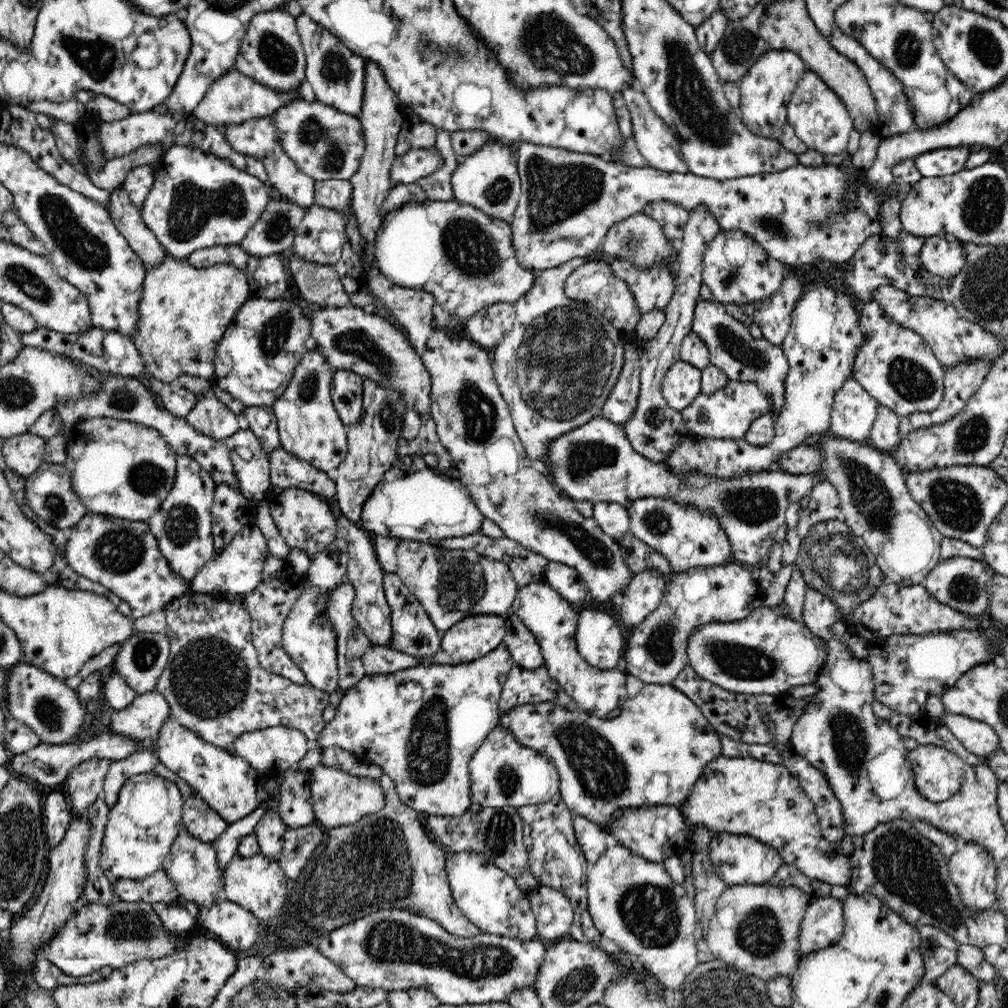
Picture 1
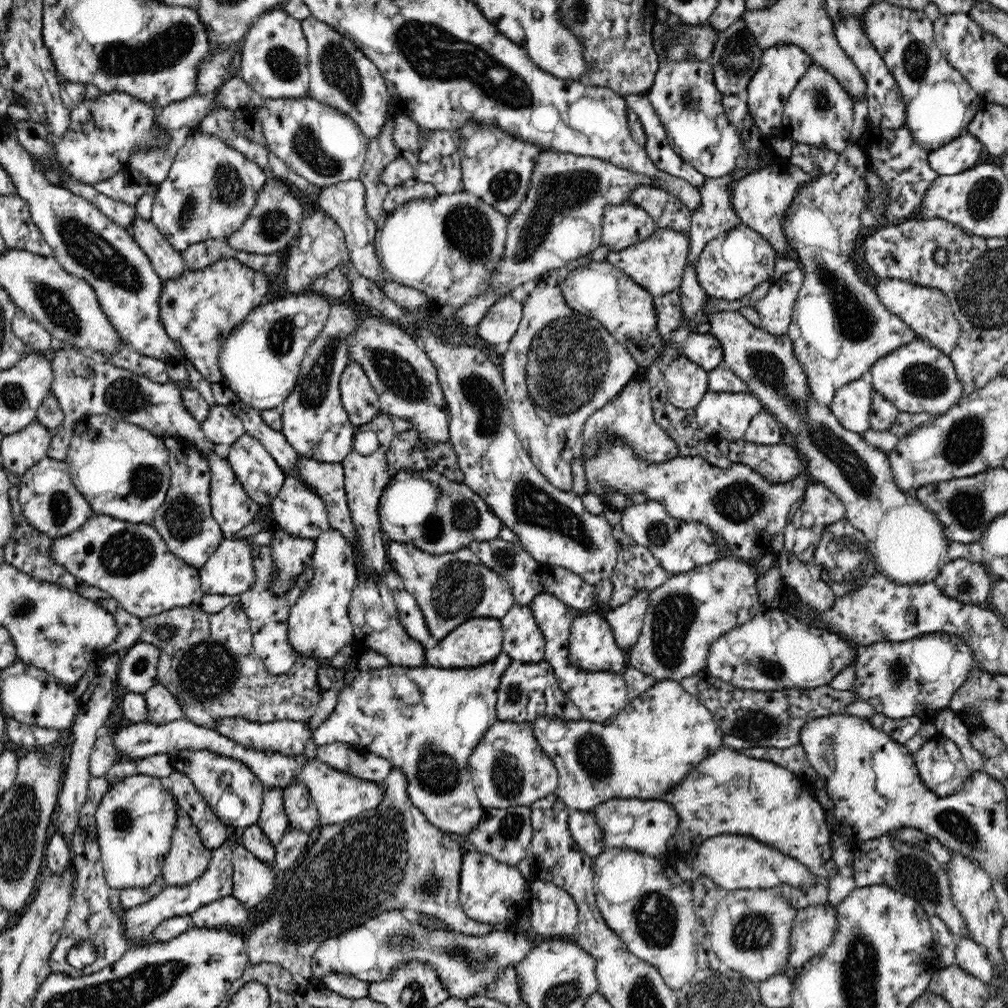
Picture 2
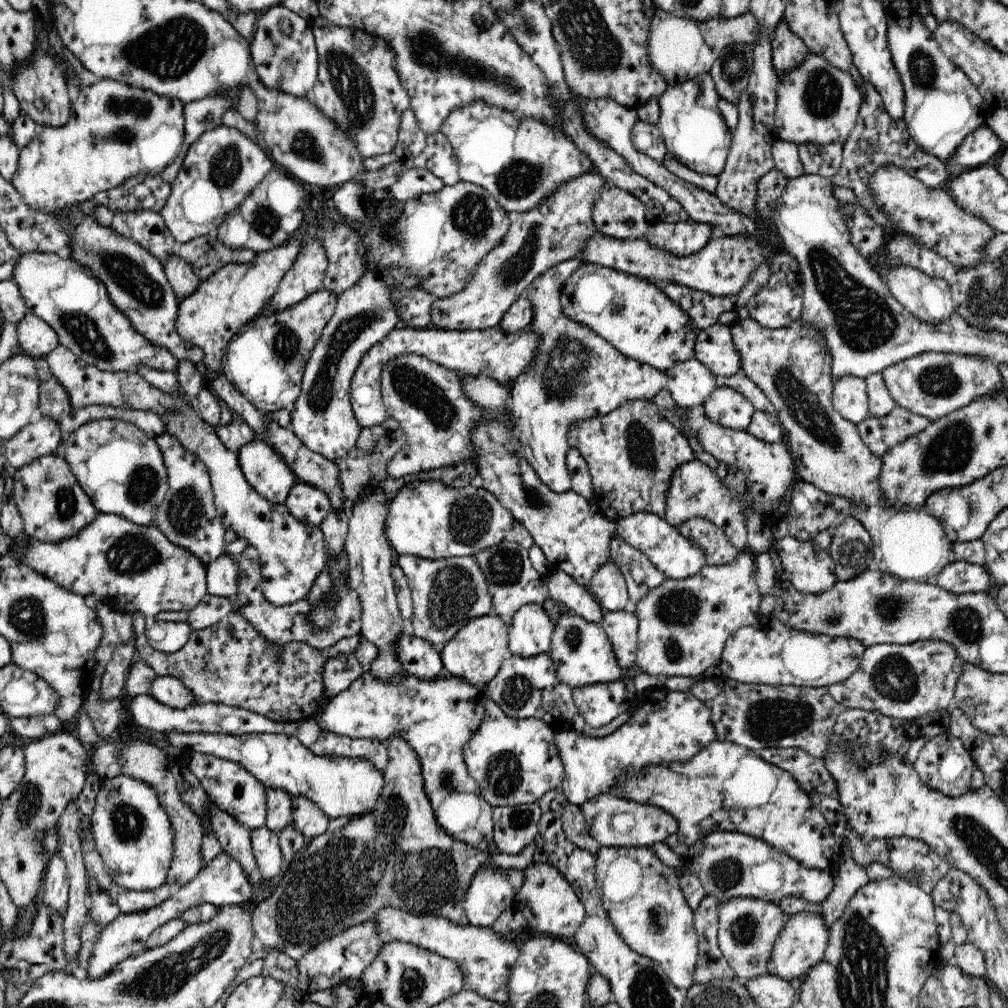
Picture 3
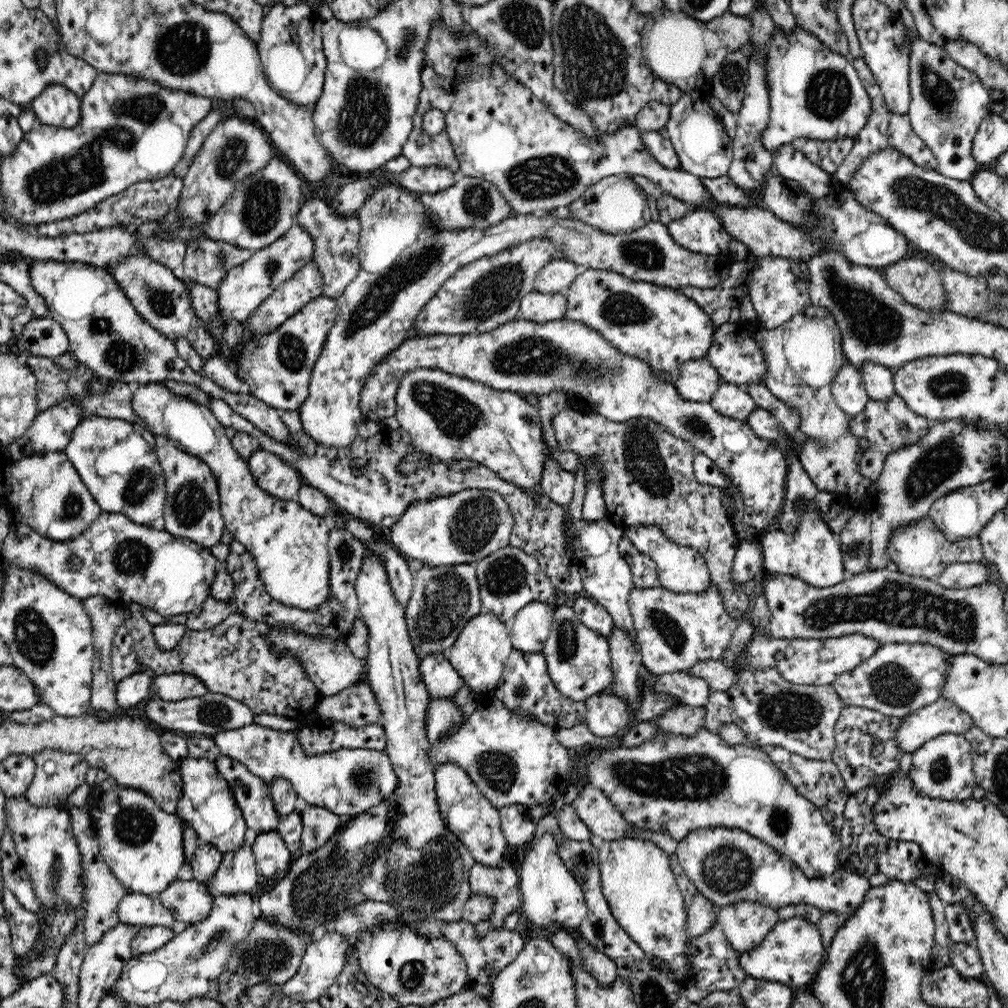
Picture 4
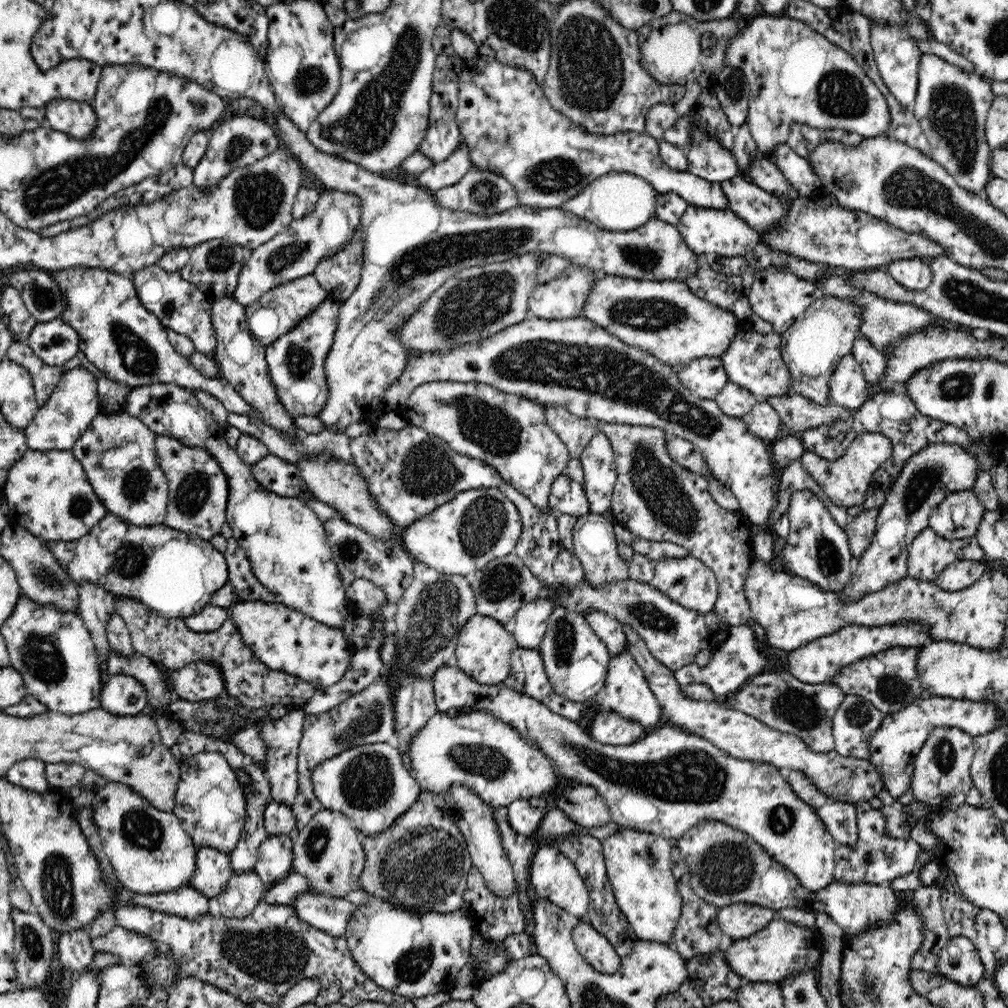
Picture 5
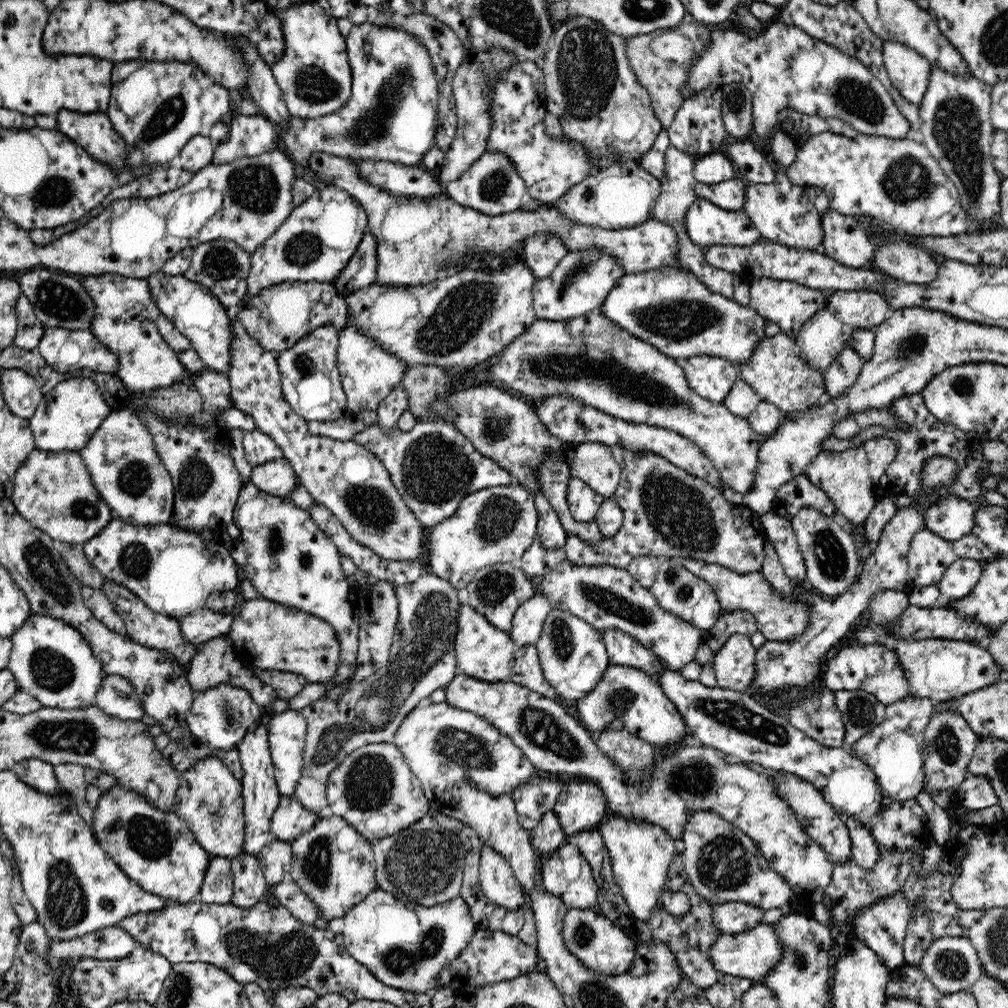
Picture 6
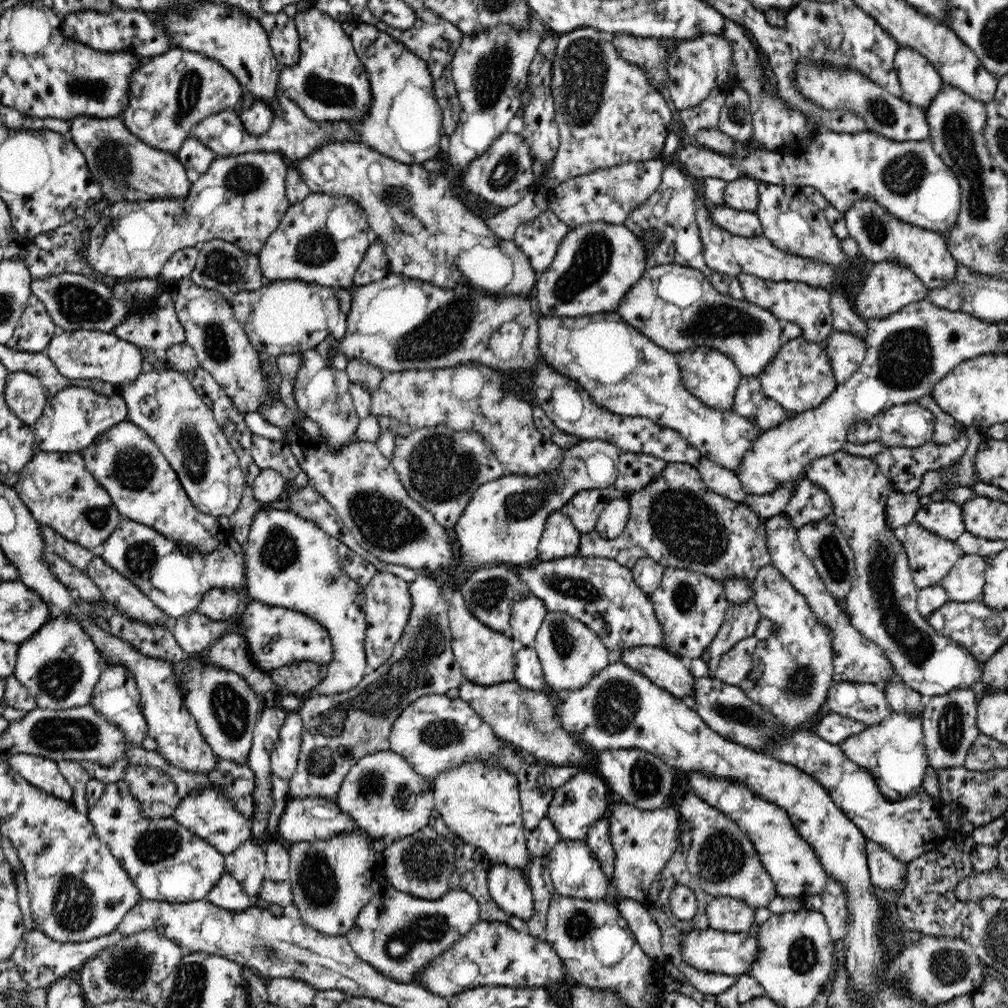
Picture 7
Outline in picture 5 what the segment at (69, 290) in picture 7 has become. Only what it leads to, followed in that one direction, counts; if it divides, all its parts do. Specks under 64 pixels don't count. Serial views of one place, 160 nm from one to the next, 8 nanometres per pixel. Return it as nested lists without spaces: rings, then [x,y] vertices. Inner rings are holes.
[[[22,268],[12,272],[8,280],[20,291],[26,308],[37,322],[58,319],[65,311],[64,295],[48,272]]]

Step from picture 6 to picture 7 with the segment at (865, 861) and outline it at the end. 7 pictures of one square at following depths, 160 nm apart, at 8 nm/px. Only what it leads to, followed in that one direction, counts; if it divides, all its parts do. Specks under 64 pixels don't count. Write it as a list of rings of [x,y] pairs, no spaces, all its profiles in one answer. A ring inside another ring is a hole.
[[[866,838],[866,857],[871,884],[890,891],[902,891],[906,887],[907,868],[876,841]]]

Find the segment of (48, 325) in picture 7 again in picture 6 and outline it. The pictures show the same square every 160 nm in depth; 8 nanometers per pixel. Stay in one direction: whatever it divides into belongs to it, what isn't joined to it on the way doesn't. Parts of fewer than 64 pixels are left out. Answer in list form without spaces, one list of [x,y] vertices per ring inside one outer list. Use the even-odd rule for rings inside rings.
[[[23,294],[16,296],[16,306],[14,308],[16,309],[18,322],[13,345],[26,350],[37,348],[38,342],[44,334],[45,326],[36,317],[27,296]]]

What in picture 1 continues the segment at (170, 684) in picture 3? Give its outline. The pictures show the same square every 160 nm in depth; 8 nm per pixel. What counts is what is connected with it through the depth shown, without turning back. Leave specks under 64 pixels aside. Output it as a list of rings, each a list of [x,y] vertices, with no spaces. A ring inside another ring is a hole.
[[[158,691],[137,694],[126,708],[114,709],[108,732],[142,744],[157,738],[160,726],[168,714],[168,703]]]

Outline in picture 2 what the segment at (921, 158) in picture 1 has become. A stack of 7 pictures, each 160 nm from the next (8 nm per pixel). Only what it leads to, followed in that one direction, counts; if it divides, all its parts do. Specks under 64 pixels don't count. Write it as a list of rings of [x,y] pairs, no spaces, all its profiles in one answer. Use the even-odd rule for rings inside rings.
[[[964,133],[936,150],[928,151],[929,168],[940,176],[953,176],[978,165],[982,143],[970,133]]]

